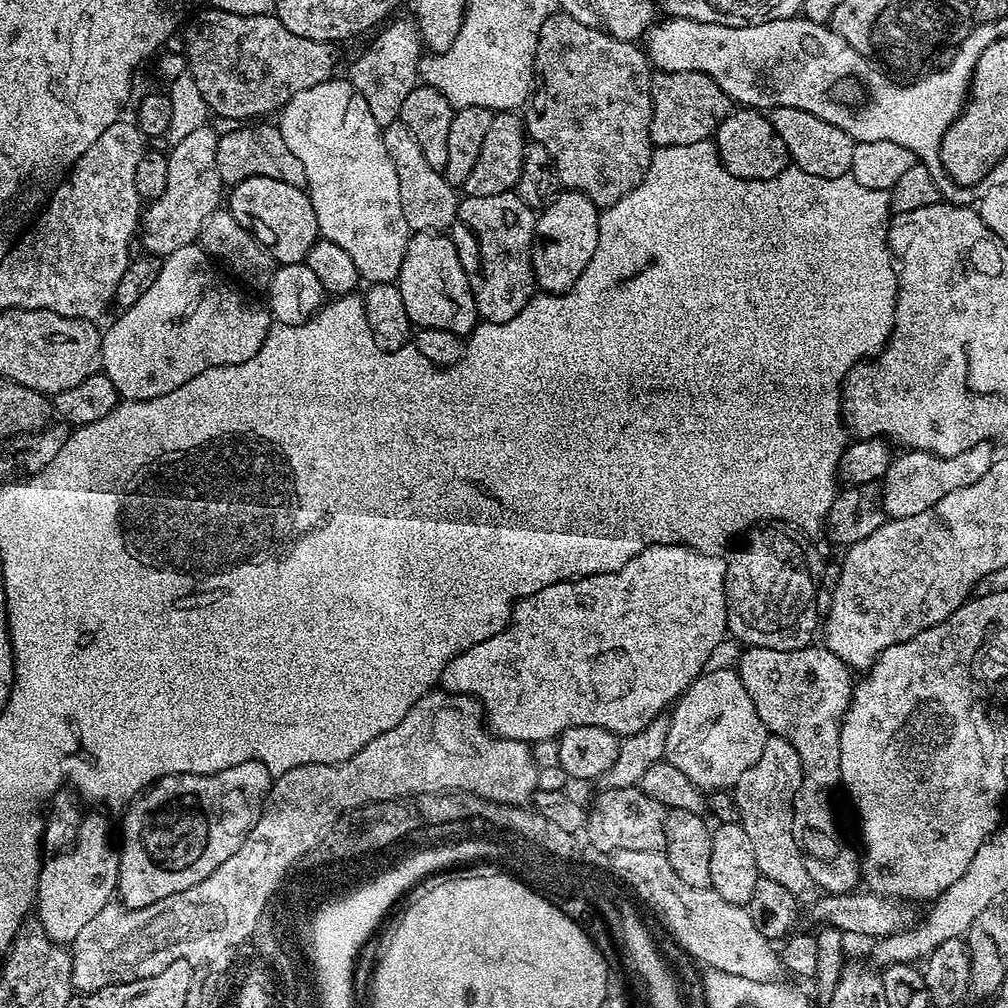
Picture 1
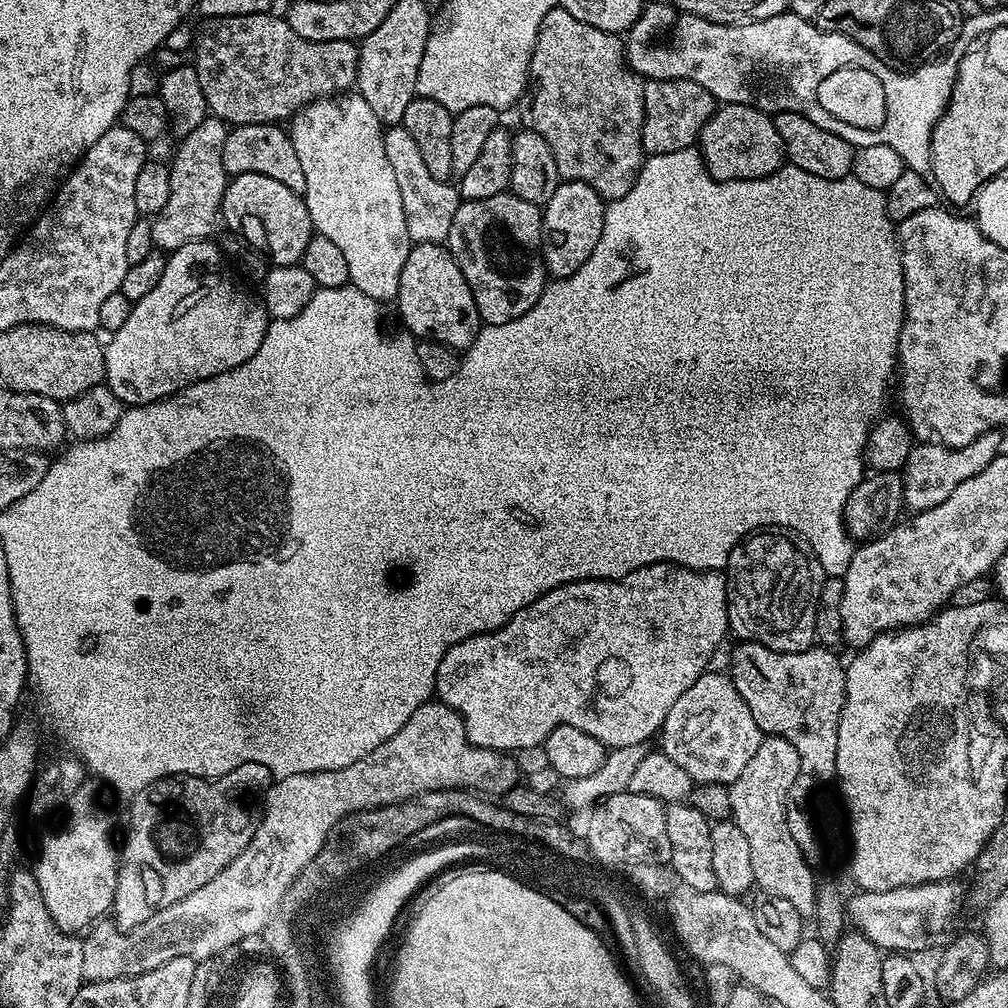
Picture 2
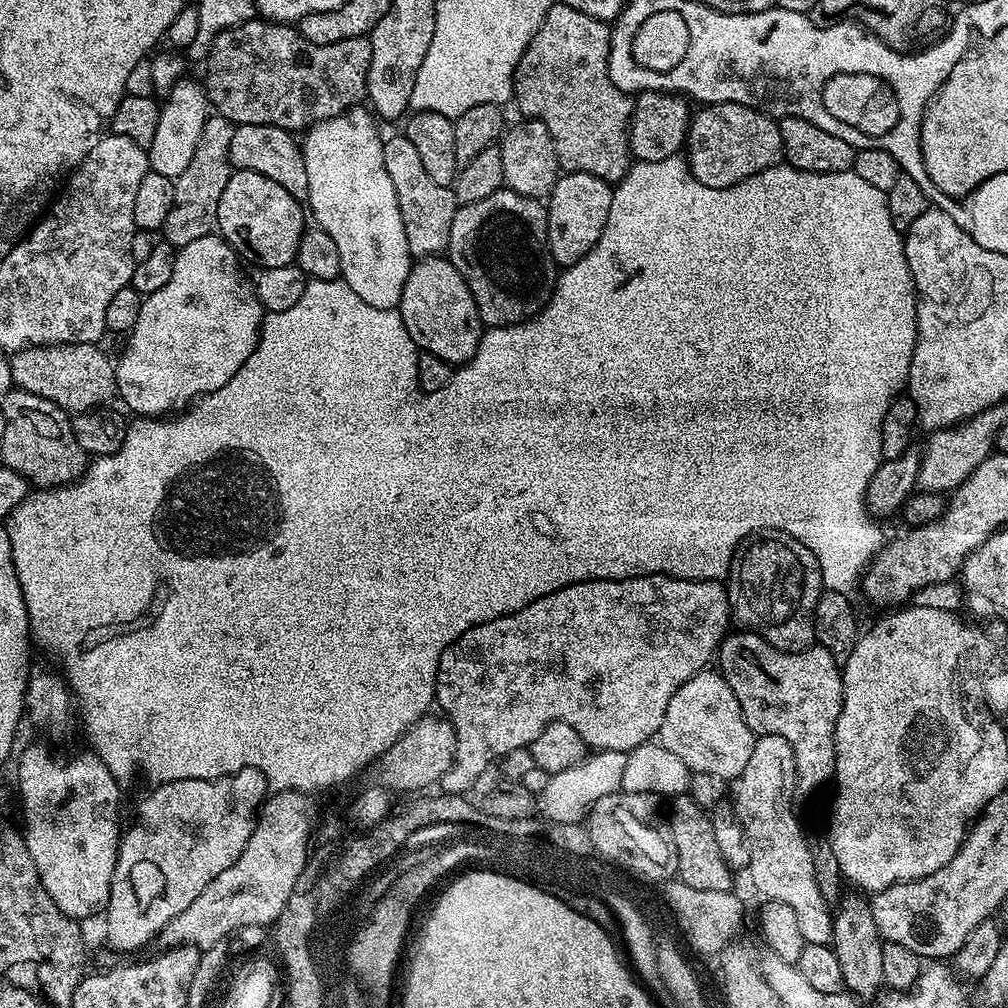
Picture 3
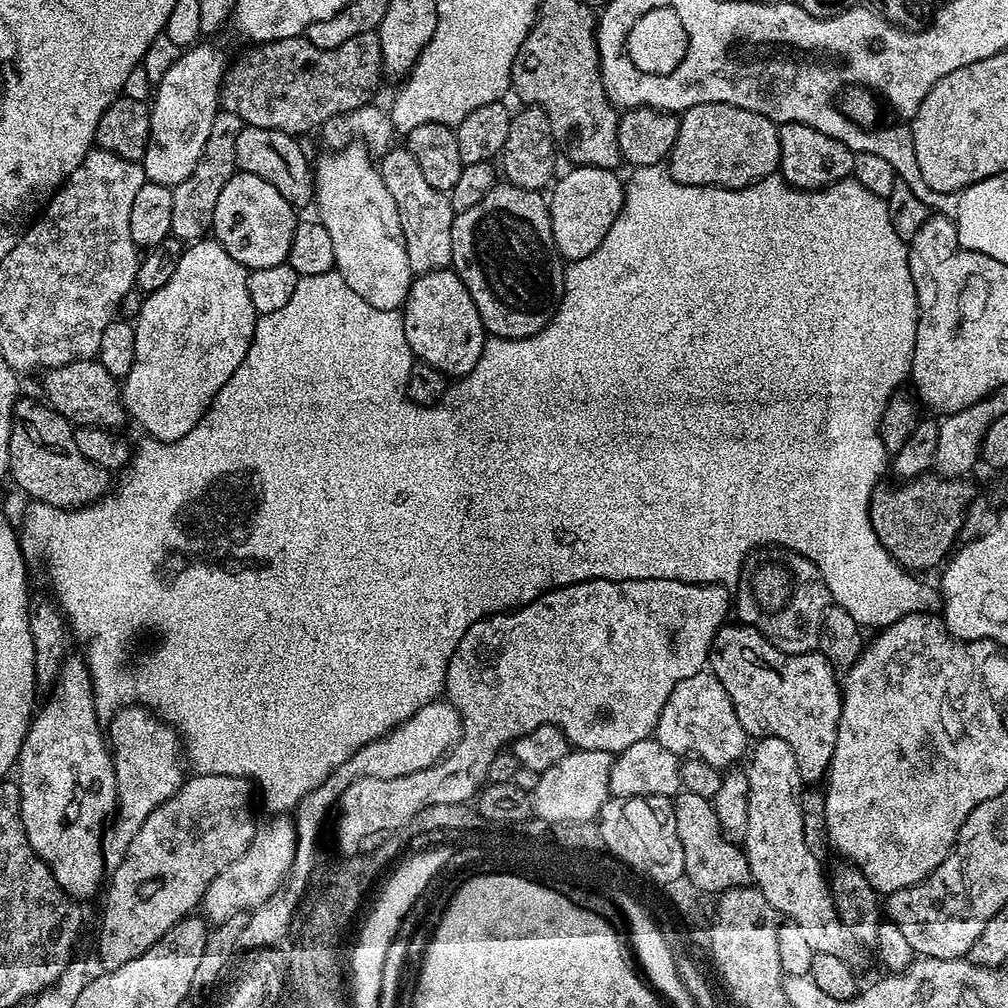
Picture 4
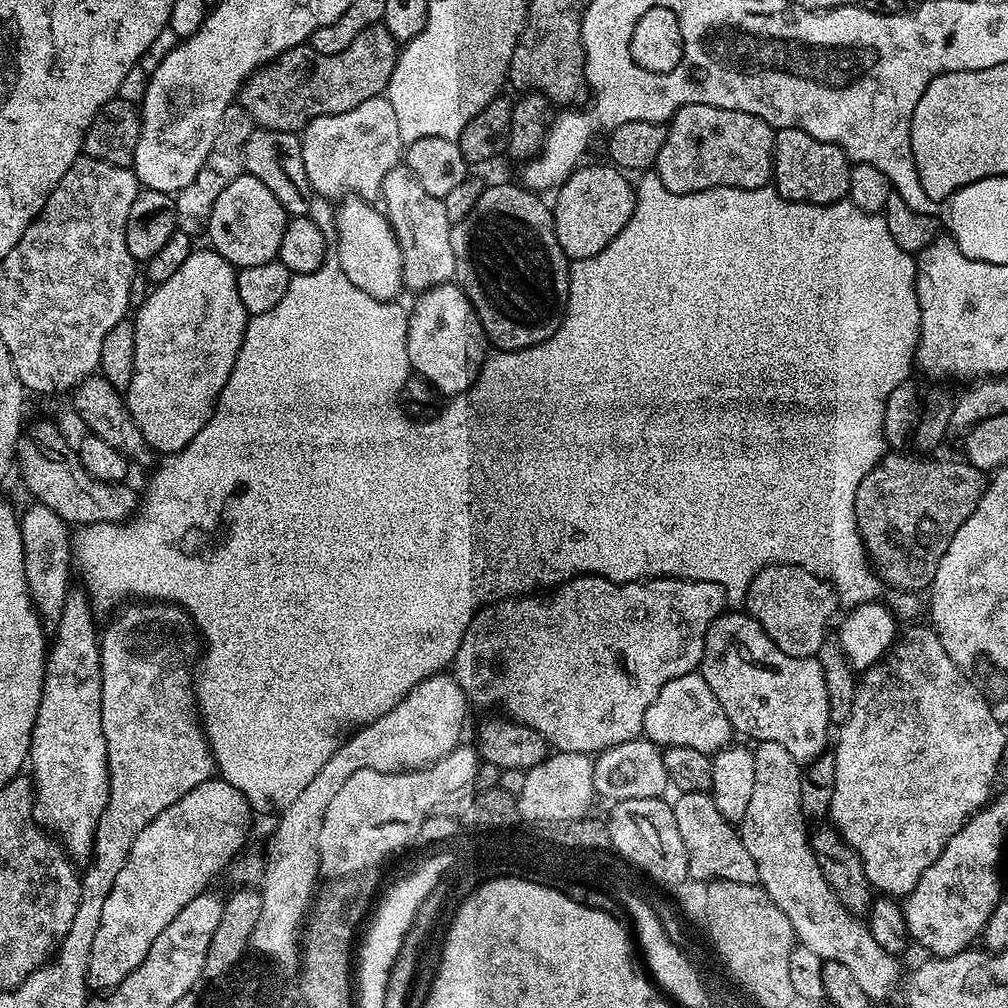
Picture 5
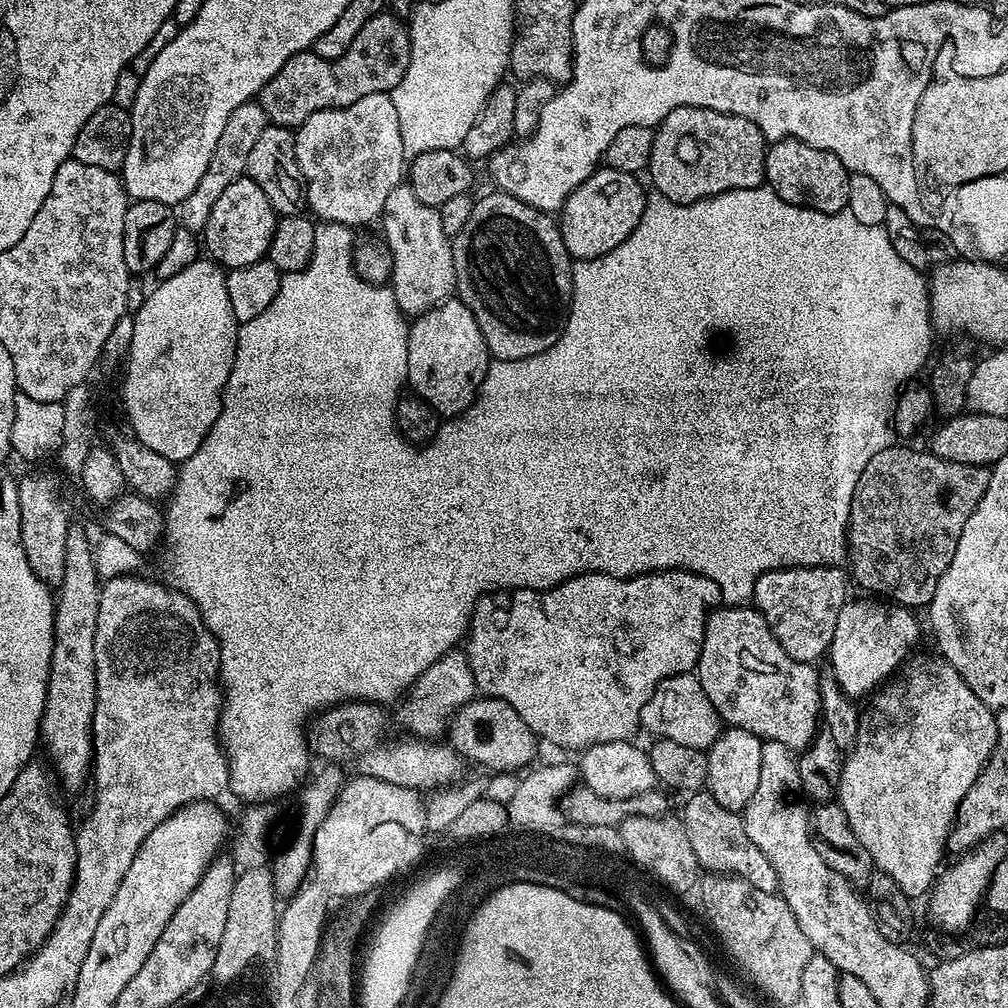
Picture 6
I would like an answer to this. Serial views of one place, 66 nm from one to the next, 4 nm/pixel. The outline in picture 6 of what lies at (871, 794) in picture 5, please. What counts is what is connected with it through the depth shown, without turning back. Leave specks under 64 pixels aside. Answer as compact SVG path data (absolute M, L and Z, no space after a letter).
M939 654L909 656L891 679L881 684L867 697L866 703L868 705L863 705L860 713L860 725L856 731L856 739L853 740L852 747L847 749L846 755L843 757L838 802L846 814L846 822L850 822L850 830L854 830L858 842L862 842L862 846L866 846L866 854L870 854L875 871L885 872L887 876L894 878L894 882L898 882L898 886L902 886L902 894L906 894L910 898L917 898L916 896L920 895L923 897L935 884L938 873L941 871L940 859L946 856L948 833L956 823L958 806L962 802L962 798L966 798L970 786L974 786L974 782L980 777L980 771L988 765L988 759L996 745L996 717L993 709L987 708L978 698L978 694L974 694L974 690L970 690L970 686L966 686L966 682L958 674L958 670L954 670L954 666L950 666L950 662L946 662L944 657Z

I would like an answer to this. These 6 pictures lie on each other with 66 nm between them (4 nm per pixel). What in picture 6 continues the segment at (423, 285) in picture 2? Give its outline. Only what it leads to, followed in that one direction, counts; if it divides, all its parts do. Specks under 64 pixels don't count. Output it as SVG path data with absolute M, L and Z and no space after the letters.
M449 298L436 304L411 321L408 329L408 379L407 387L421 396L441 417L455 418L465 412L476 393L480 391L490 363L490 353L478 330L474 314L458 298Z

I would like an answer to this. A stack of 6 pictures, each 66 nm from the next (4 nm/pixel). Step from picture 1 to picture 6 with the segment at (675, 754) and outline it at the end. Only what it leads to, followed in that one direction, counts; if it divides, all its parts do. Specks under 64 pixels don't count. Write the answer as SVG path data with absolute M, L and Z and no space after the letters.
M683 672L663 680L654 690L650 702L642 706L640 723L643 731L653 732L653 737L703 750L708 749L722 731L720 716L714 710L710 698L706 698L706 690L702 690L699 678L692 672Z

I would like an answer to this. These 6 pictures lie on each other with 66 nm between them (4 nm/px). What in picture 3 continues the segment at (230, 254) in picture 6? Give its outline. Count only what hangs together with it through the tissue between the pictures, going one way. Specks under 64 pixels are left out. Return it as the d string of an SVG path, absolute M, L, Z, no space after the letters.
M236 170L226 182L226 190L222 190L222 198L218 198L216 228L222 239L245 261L253 260L254 263L260 264L256 266L261 269L277 268L295 261L298 242L306 227L304 214L306 218L305 205L296 200L294 194L289 194L285 188L278 186L278 182L270 182L270 178L262 174L254 174L250 170Z

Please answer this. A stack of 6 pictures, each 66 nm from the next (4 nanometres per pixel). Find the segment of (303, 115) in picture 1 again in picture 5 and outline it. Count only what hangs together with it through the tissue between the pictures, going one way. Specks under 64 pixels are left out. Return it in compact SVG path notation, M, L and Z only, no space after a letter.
M345 197L339 203L339 210L334 214L336 222L336 242L338 242L338 257L336 263L349 278L350 282L357 286L358 290L363 290L372 298L379 300L395 301L399 296L399 292L403 291L402 276L402 256L401 248L398 246L396 235L393 228L389 226L387 216L381 209L376 209L370 205L367 199L363 197Z

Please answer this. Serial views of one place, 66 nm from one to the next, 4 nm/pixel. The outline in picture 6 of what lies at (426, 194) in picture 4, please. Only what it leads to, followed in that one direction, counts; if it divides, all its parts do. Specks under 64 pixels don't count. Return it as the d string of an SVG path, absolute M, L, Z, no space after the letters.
M401 182L386 194L382 213L386 251L391 257L390 287L405 317L415 318L456 290L456 271L452 257L452 240L442 230L437 209L418 202L418 194L406 182Z

